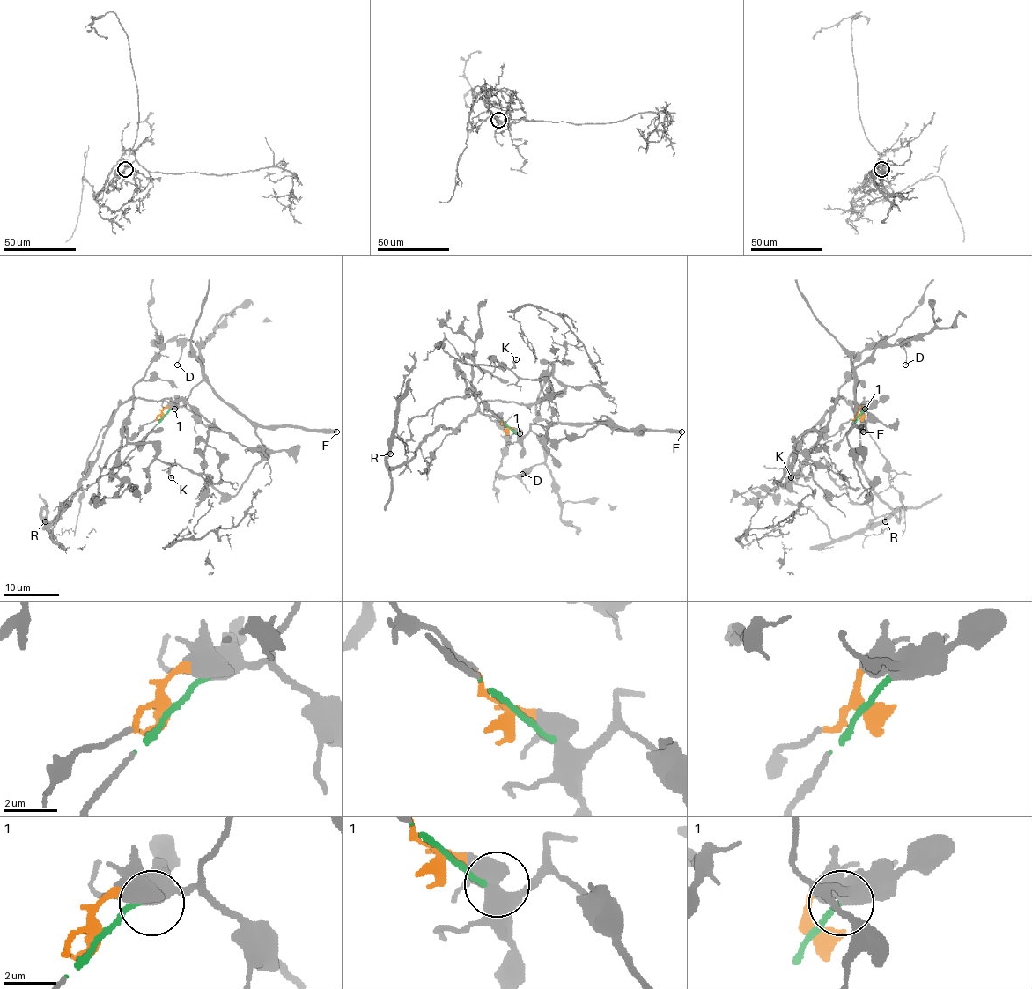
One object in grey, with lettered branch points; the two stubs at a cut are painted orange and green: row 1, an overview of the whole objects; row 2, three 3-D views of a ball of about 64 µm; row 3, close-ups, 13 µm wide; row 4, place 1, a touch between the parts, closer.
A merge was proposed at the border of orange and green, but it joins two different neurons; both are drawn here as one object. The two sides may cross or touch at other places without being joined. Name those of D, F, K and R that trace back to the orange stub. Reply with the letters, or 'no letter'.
K, R

